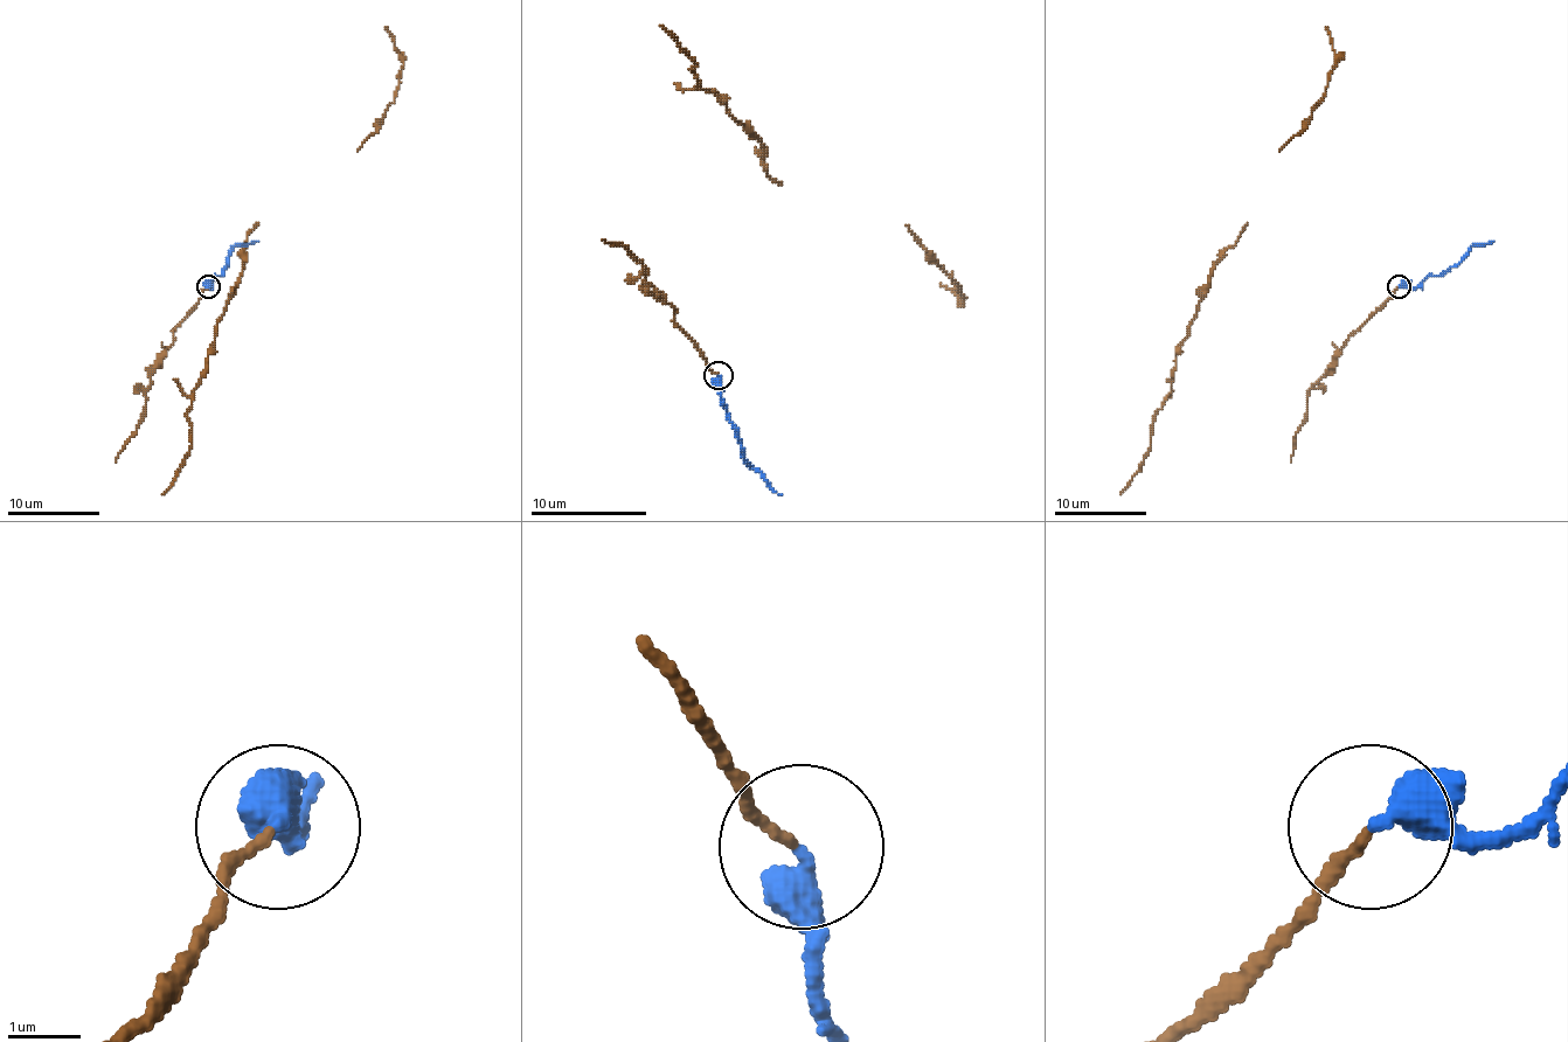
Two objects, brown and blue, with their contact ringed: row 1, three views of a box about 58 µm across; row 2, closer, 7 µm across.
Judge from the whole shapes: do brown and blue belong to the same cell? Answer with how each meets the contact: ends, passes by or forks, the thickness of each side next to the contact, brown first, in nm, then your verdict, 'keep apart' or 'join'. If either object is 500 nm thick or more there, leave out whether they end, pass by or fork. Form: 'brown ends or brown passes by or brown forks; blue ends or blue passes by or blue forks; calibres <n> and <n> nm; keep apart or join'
brown ends; blue passes by; calibres 140 and 320 nm; join

